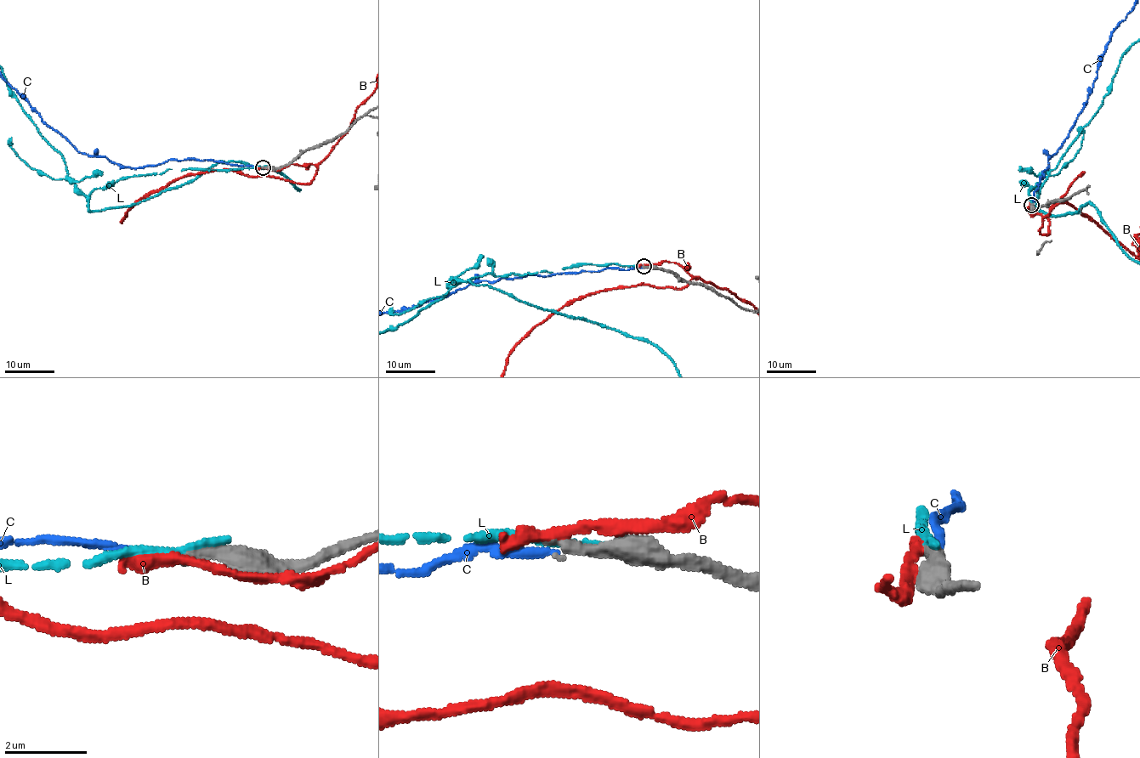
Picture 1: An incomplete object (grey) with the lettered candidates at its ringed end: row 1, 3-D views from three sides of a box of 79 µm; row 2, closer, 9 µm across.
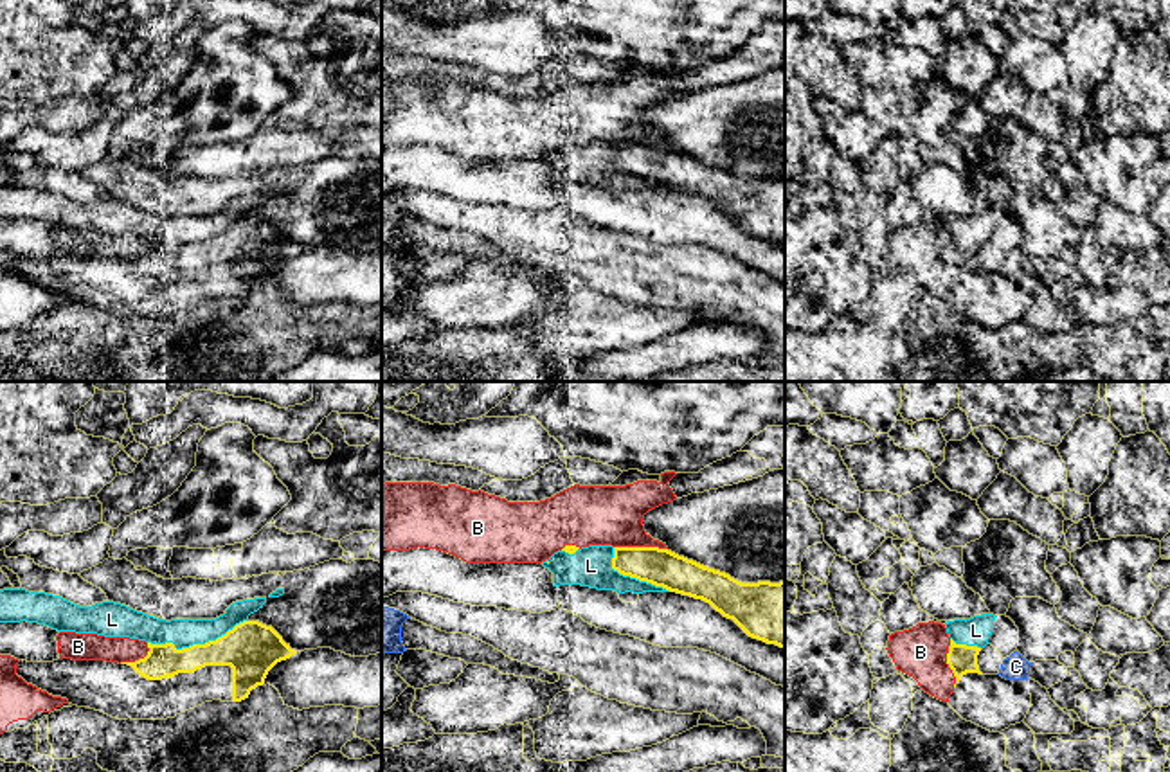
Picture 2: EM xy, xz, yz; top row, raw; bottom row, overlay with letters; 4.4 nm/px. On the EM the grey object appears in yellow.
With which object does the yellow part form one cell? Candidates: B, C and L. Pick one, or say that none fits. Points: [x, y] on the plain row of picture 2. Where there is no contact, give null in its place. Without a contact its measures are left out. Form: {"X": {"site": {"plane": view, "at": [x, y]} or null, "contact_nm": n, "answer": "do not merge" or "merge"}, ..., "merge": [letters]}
{"B": {"site": {"plane": "xz", "at": [641, 144]}, "contact_nm": 240, "answer": "do not merge"}, "C": {"site": null, "answer": "do not merge"}, "L": {"site": {"plane": "xy", "at": [197, 242]}, "contact_nm": 460, "answer": "do not merge"}, "merge": []}

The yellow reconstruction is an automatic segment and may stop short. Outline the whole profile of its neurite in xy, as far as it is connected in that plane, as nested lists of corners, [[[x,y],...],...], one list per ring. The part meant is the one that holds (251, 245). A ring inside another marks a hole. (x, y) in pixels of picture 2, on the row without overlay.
[[[243,218],[225,232],[205,241],[176,247],[173,239],[148,239],[148,252],[135,259],[72,257],[16,261],[16,272],[52,293],[77,304],[90,304],[117,317],[167,317],[205,299],[241,299],[265,281],[268,268],[297,248],[259,218]]]

